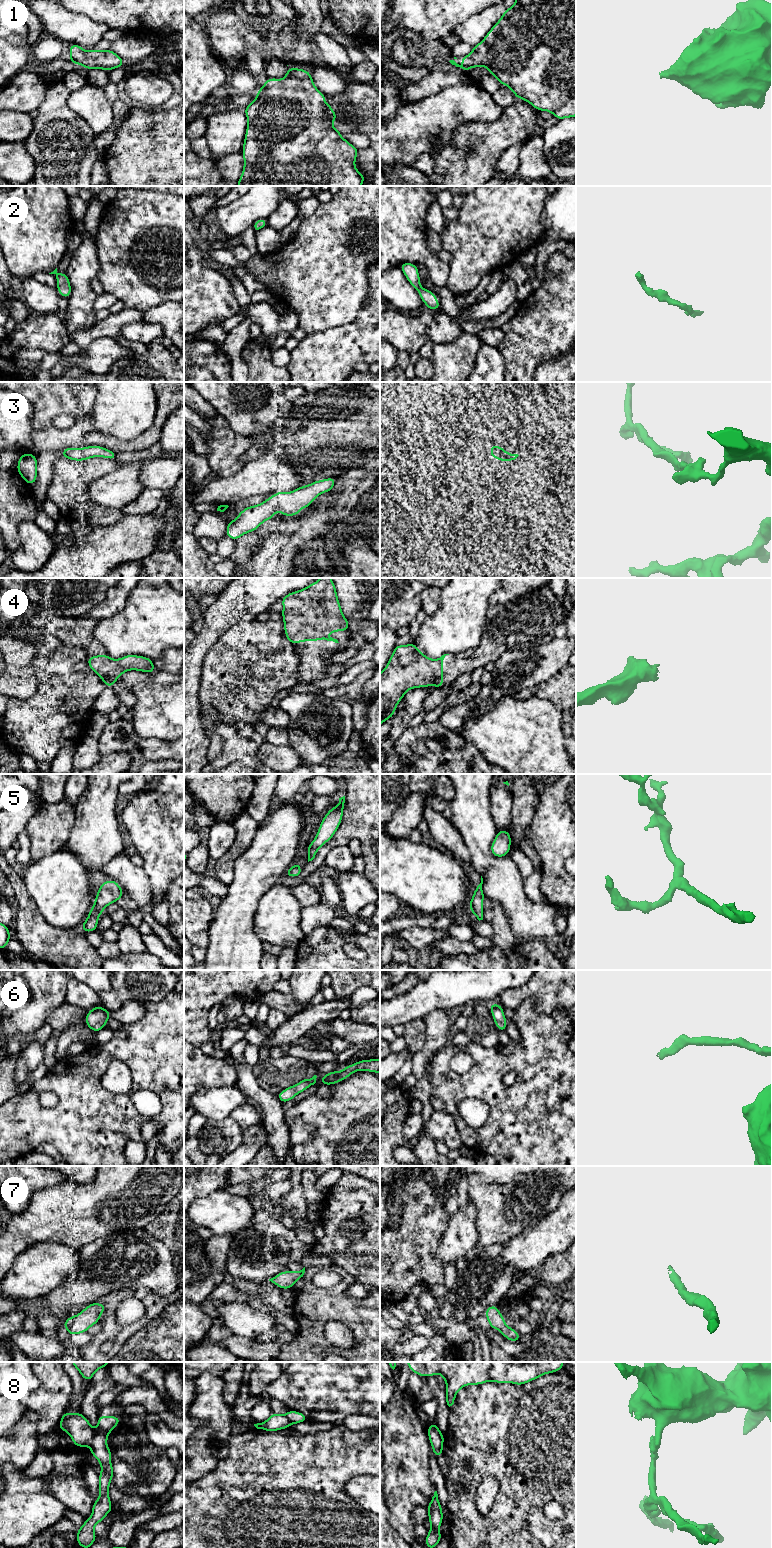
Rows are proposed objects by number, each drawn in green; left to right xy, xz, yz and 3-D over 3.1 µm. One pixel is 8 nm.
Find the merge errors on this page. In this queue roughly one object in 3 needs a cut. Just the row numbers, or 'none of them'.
8

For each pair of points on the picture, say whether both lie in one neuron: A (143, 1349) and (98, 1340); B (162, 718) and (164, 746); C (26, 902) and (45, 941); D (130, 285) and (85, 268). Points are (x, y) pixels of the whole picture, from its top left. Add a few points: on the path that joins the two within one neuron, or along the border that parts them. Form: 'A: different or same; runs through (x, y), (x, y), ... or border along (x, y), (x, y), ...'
A: different; border along (141, 1329), (134, 1333), (117, 1351)
B: different; border along (141, 737), (155, 737), (173, 741)
C: same; runs through (28, 912), (29, 924), (35, 931)
D: different; border along (96, 250), (99, 265), (97, 277)

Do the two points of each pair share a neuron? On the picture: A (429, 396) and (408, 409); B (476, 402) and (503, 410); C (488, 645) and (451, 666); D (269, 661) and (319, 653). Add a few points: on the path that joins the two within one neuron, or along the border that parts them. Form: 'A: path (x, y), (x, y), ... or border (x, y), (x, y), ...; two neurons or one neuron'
A: path (424, 396), (413, 404); one neuron
B: path (483, 408), (496, 409); one neuron
C: path (480, 654), (470, 664), (460, 665); one neuron
D: border (292, 644), (298, 656), (297, 679); two neurons

